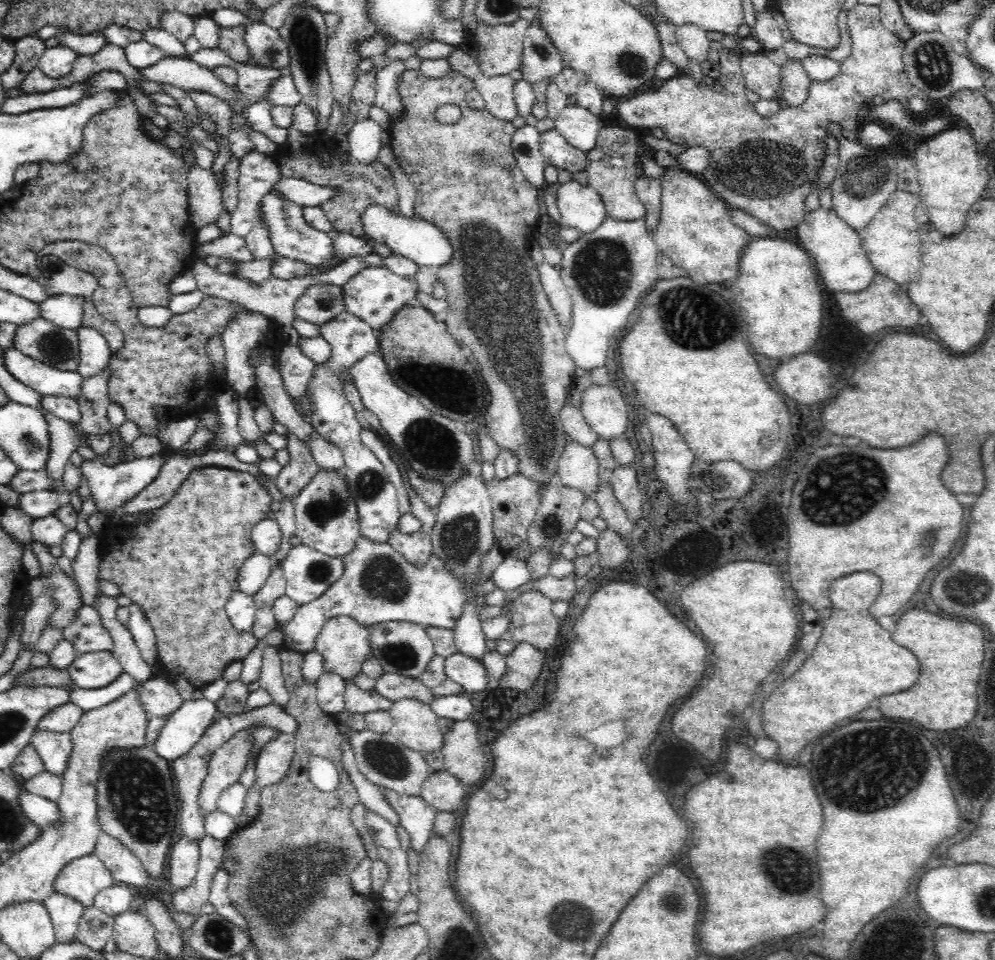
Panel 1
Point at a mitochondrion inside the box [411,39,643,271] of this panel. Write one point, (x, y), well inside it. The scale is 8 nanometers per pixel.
(481, 155)

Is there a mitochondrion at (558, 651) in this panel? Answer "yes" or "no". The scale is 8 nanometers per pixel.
no

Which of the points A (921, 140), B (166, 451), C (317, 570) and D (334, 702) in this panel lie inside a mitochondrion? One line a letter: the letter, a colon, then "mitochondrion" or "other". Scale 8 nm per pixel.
A: other
B: other
C: mitochondrion
D: other

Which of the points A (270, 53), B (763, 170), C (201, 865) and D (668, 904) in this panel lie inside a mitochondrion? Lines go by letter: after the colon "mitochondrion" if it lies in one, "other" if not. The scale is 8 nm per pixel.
A: mitochondrion
B: mitochondrion
C: other
D: mitochondrion

